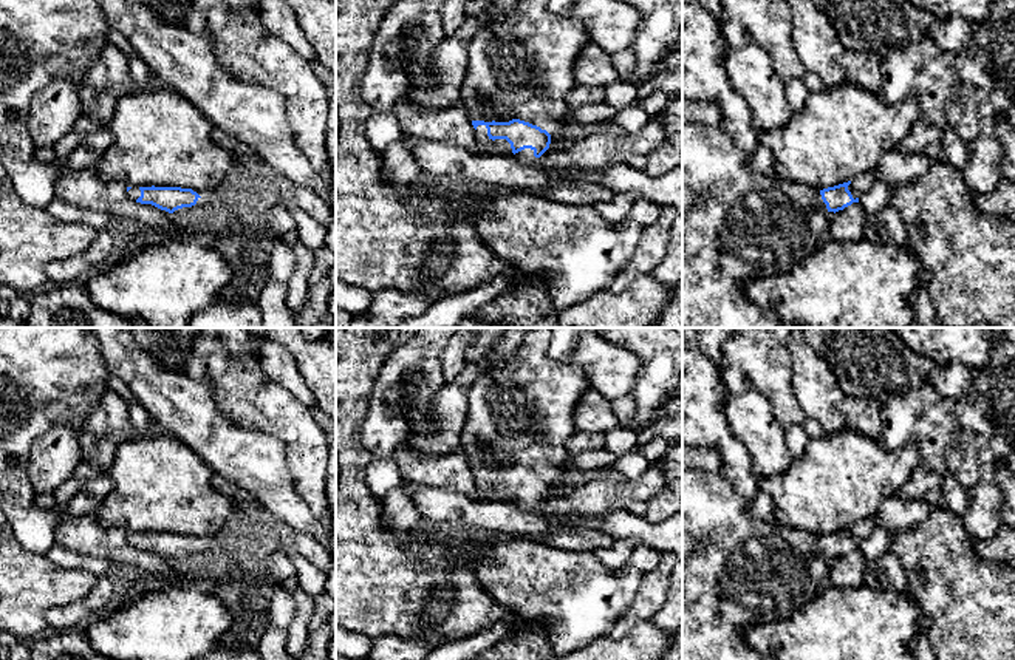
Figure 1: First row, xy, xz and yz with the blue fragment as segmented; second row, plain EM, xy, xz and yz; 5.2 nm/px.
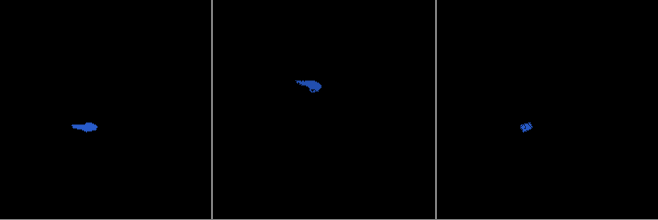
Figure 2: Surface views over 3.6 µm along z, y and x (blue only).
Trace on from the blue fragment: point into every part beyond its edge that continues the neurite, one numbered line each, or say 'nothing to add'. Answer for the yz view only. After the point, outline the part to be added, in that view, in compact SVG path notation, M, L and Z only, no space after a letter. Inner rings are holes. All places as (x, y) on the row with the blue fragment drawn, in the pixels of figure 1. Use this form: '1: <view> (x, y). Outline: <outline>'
1: yz (862, 183). Outline: M871 170L868 173L859 175L854 181L851 181L851 184L848 185L848 190L856 199L862 193L865 193L876 181L877 181L876 170Z
2: yz (745, 224). Outline: M682 122L682 184L696 192L696 202L682 215L682 328L781 328L775 312L750 301L741 289L743 280L780 275L812 255L822 244L820 235L829 229L826 204L815 187L771 178L747 164L749 156L735 147L732 138L719 127Z

